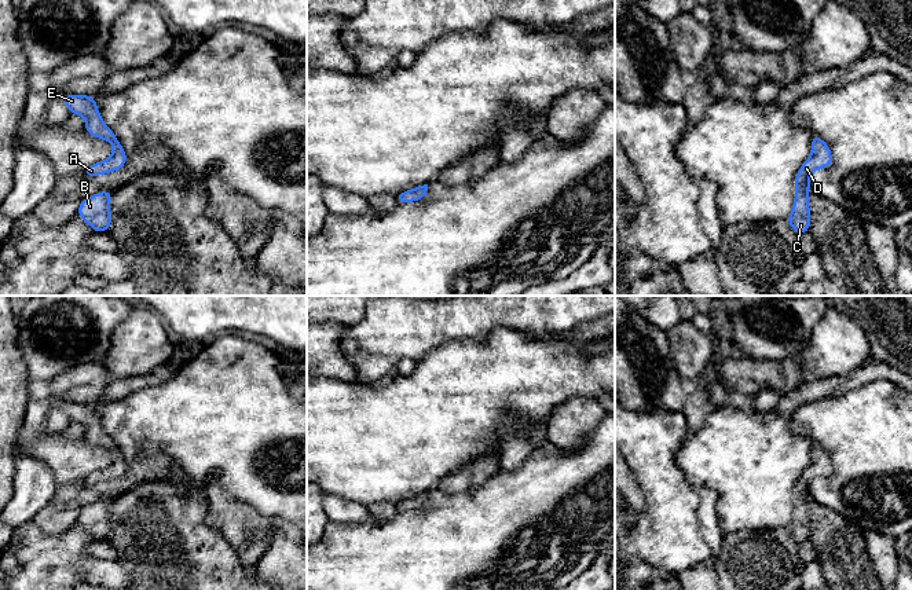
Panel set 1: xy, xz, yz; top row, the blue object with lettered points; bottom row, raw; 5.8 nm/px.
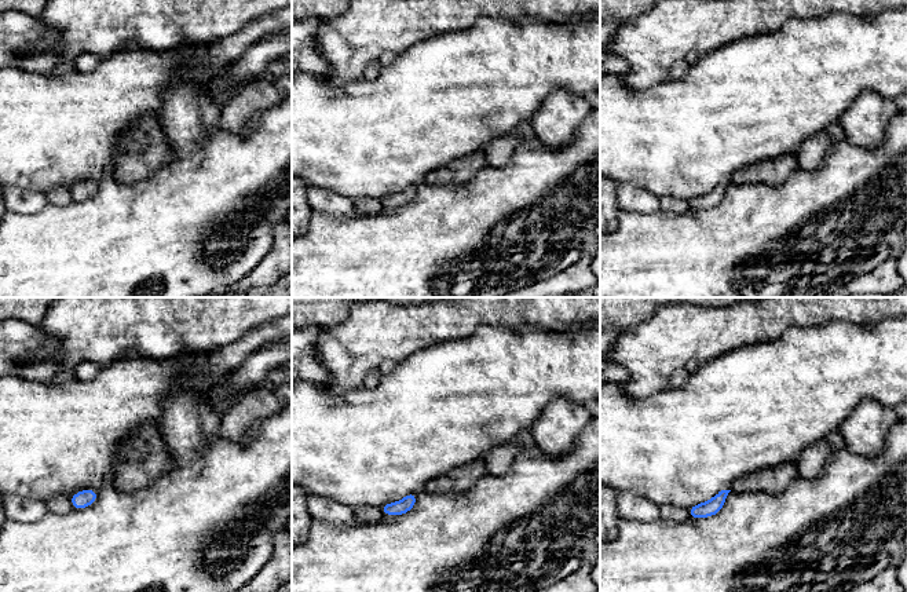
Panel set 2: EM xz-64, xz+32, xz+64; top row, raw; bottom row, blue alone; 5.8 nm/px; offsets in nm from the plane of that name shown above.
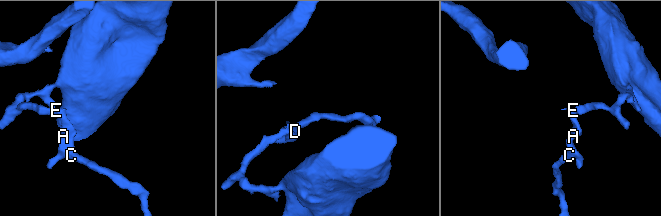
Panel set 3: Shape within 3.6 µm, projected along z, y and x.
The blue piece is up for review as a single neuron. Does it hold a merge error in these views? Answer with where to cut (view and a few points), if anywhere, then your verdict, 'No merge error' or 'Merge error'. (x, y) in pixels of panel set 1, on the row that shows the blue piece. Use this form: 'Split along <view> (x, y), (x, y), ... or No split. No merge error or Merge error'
No split. No merge error

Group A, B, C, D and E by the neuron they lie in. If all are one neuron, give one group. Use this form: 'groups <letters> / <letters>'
groups A B C D E

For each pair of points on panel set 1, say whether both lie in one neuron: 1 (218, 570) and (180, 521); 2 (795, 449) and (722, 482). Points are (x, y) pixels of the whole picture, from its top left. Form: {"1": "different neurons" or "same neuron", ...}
{"1": "same neuron", "2": "same neuron"}

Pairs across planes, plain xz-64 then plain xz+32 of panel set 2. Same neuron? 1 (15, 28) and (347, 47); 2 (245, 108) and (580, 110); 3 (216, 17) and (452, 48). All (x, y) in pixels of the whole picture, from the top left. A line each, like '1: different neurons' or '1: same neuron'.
1: different neurons
2: same neuron
3: different neurons

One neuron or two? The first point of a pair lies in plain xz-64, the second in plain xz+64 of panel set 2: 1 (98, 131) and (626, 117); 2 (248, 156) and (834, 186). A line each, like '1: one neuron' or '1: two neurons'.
1: one neuron
2: one neuron

